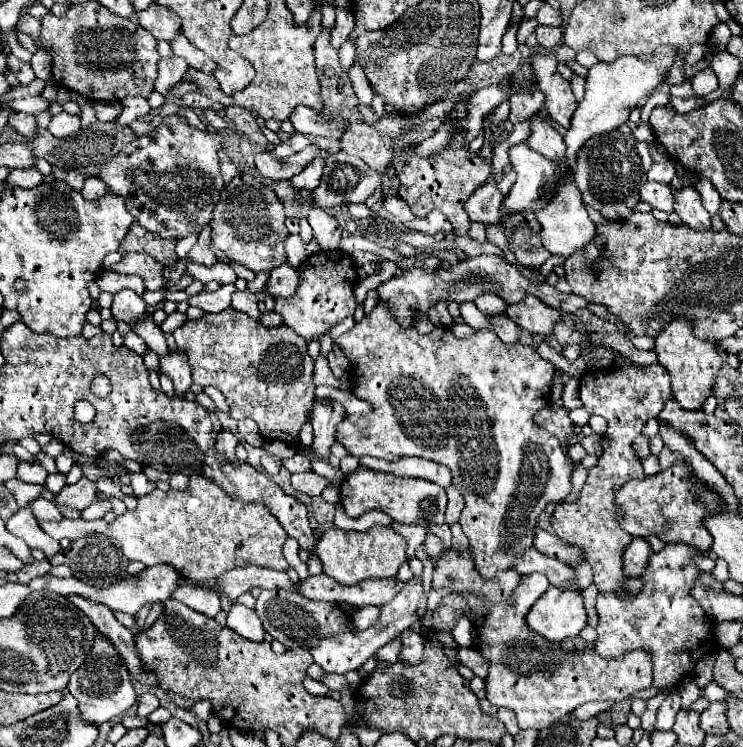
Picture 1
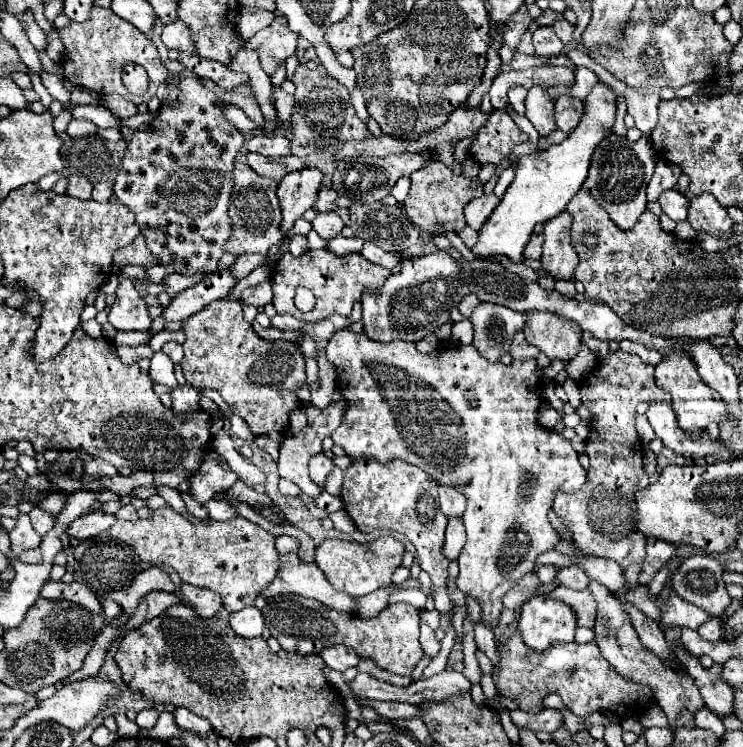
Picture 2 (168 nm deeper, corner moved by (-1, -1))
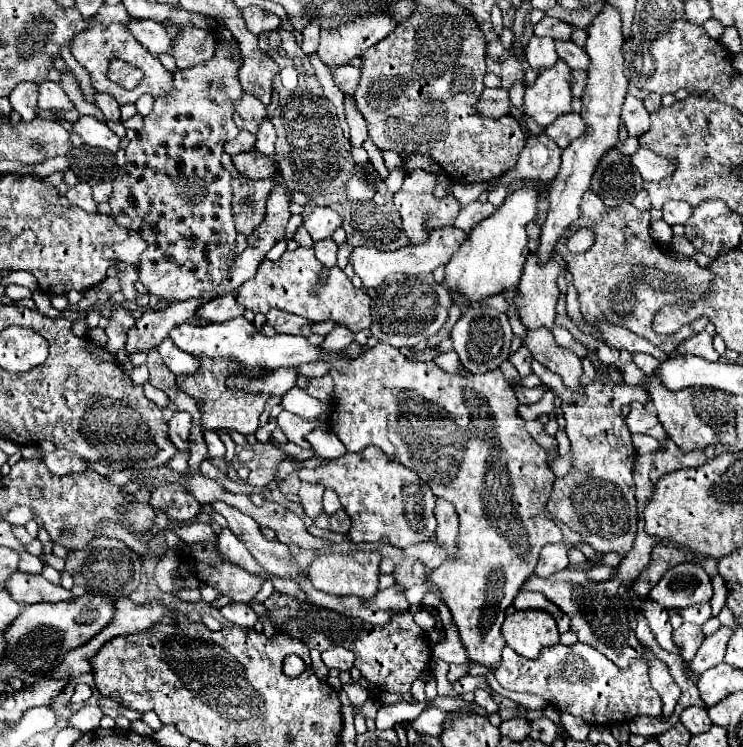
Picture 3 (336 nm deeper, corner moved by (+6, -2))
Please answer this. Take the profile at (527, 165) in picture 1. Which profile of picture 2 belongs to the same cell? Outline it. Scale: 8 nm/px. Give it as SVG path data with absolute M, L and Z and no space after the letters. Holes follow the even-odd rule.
M596 84L592 94L585 99L584 106L584 118L580 126L575 128L566 140L556 146L550 146L544 152L534 152L530 156L520 158L514 182L506 190L496 210L486 220L484 228L478 230L478 242L472 248L474 256L492 262L498 262L500 256L506 256L514 264L520 264L524 260L524 246L528 244L534 226L544 224L566 210L566 204L582 188L584 178L588 176L594 148L614 126L616 100L612 88L605 84Z

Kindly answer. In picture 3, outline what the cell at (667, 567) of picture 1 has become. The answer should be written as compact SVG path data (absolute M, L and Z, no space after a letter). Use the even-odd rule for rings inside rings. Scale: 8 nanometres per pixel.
M709 605L685 607L685 609L679 609L679 615L683 617L683 621L695 623L695 625L703 625L703 623L711 617L711 607L709 607Z

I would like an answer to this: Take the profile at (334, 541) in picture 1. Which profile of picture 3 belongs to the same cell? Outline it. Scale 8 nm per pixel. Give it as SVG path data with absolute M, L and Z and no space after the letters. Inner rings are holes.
M349 551L349 553L327 553L315 557L309 567L311 583L325 593L331 595L357 595L363 599L371 599L379 591L379 563L381 555L377 551Z

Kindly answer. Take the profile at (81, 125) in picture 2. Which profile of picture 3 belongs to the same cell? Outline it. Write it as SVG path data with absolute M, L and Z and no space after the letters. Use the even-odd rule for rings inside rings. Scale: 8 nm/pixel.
M81 115L75 123L73 123L73 131L83 139L85 145L91 145L91 147L101 147L101 149L107 149L111 153L117 151L121 139L101 121L97 121L95 117L87 117L87 115Z

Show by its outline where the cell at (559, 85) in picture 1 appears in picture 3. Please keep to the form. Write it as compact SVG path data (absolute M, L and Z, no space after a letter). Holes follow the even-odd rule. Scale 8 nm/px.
M565 113L565 115L559 115L547 129L545 133L561 147L565 149L573 139L577 139L579 135L585 133L585 121L581 119L579 113Z

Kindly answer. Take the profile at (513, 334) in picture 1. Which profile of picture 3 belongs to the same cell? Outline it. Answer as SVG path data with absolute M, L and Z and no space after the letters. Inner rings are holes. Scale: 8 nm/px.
M521 345L511 357L509 357L509 361L515 365L515 369L519 371L519 375L521 377L525 377L525 375L529 375L531 373L531 353L529 353L529 349L525 347L525 345Z

